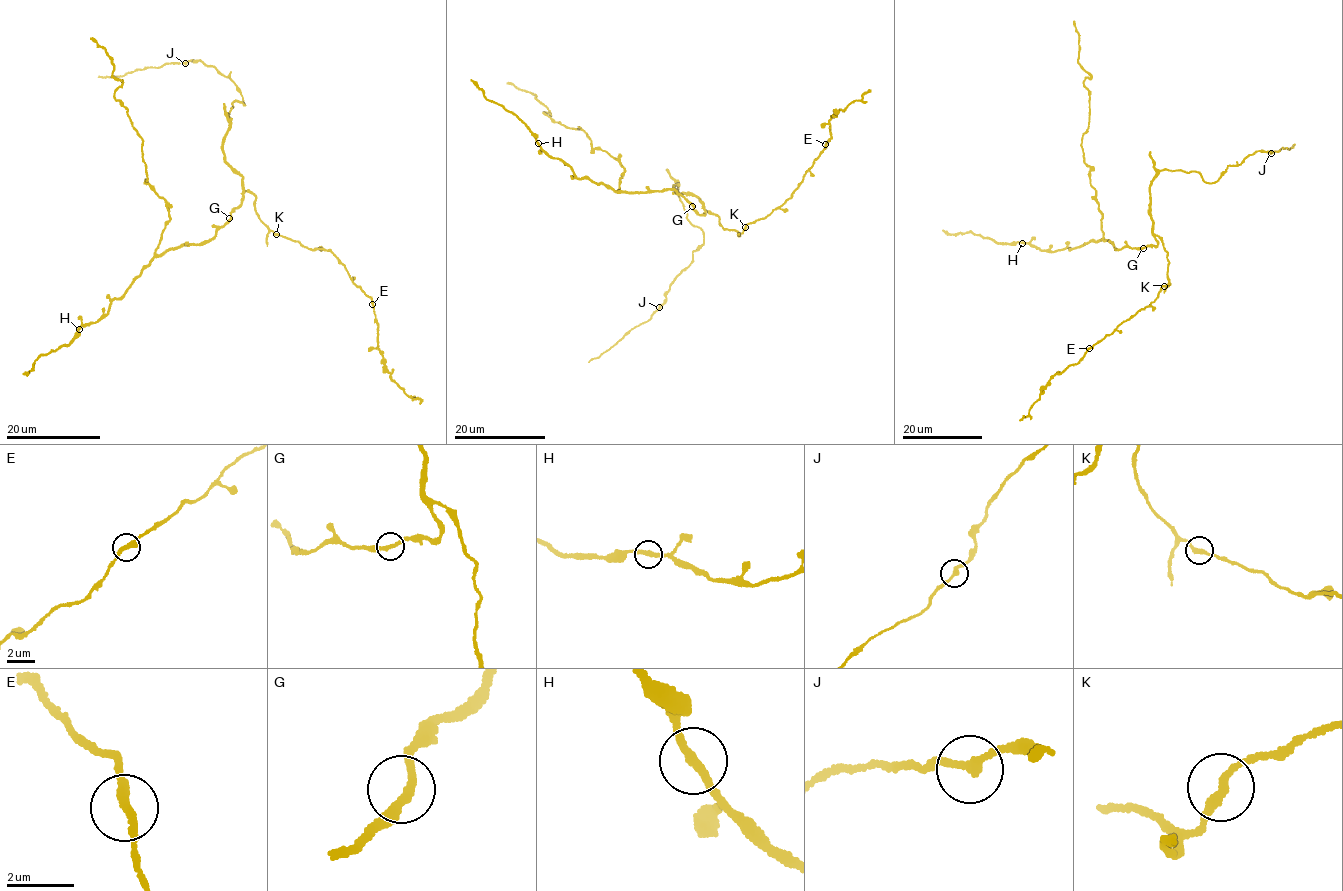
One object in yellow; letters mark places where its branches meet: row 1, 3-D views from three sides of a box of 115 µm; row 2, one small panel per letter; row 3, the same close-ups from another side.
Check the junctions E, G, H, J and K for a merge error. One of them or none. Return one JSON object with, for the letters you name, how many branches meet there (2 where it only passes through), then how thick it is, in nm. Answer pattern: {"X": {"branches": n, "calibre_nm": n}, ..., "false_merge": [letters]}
{"false_merge": []}

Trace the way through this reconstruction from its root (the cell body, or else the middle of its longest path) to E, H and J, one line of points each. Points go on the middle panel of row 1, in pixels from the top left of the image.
E: (693, 205), (699, 214), (704, 214), (703, 208), (716, 214), (724, 229), (740, 233), (785, 203), (826, 144)
H: (693, 205), (675, 190), (618, 192), (601, 183), (578, 178), (572, 169), (553, 159), (538, 143)
J: (693, 205), (704, 214), (699, 198), (673, 185), (686, 219), (702, 232), (704, 242), (659, 307)

